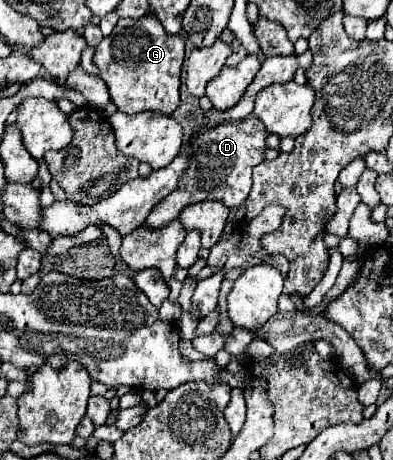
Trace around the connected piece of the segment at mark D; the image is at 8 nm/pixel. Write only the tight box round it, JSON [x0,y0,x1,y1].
[146,117,268,229]

